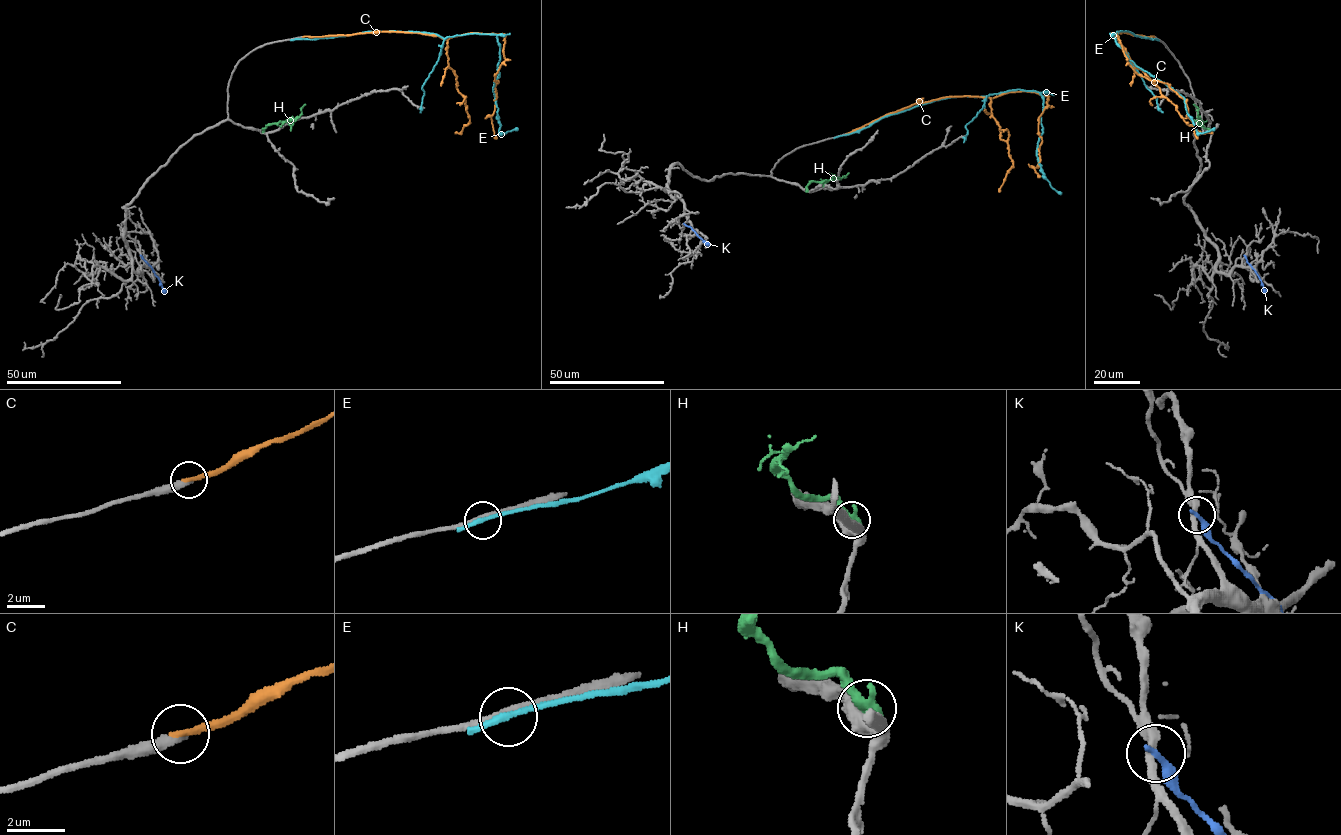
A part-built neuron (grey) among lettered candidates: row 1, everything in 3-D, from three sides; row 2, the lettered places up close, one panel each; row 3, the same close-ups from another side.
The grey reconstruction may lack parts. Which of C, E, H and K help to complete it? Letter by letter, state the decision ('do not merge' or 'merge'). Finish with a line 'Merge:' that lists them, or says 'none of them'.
C: merge
E: do not merge
H: do not merge
K: do not merge
Merge: C

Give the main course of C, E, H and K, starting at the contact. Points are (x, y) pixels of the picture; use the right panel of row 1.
C: (1154, 37), (1118, 31), (1118, 39), (1112, 33), (1116, 34), (1137, 73), (1166, 83), (1185, 100), (1197, 139)
E: (1157, 39), (1128, 31), (1116, 31), (1116, 38), (1110, 33), (1136, 65), (1181, 96), (1197, 133), (1214, 128)
H: (1211, 131), (1202, 125), (1198, 108), (1193, 104)
K: (1245, 255), (1265, 292)

